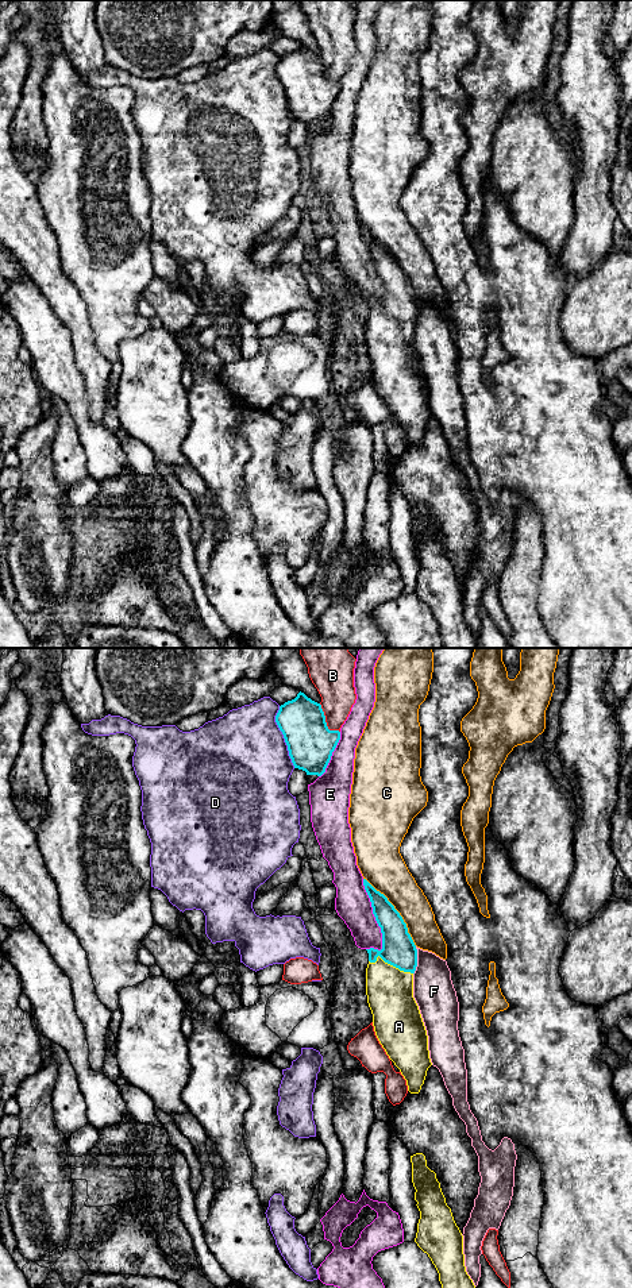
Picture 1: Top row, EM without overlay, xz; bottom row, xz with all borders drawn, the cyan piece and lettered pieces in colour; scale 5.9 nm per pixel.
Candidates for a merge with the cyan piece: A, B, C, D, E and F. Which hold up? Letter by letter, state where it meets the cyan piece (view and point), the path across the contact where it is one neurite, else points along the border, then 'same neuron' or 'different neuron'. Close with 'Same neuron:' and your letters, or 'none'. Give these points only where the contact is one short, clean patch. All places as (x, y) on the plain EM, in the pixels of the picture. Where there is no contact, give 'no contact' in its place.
A: contact xz (390, 316); same neuron
B: contact xz (324, 73); different neuron
C: contact xz (396, 262); different neuron
D: contact xz (284, 89); different neuron
E: contact xz (374, 267); different neuron
F: contact xz (416, 312); different neuron
Same neuron: A

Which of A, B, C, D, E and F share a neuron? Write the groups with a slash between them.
A / B / C / D / E / F

